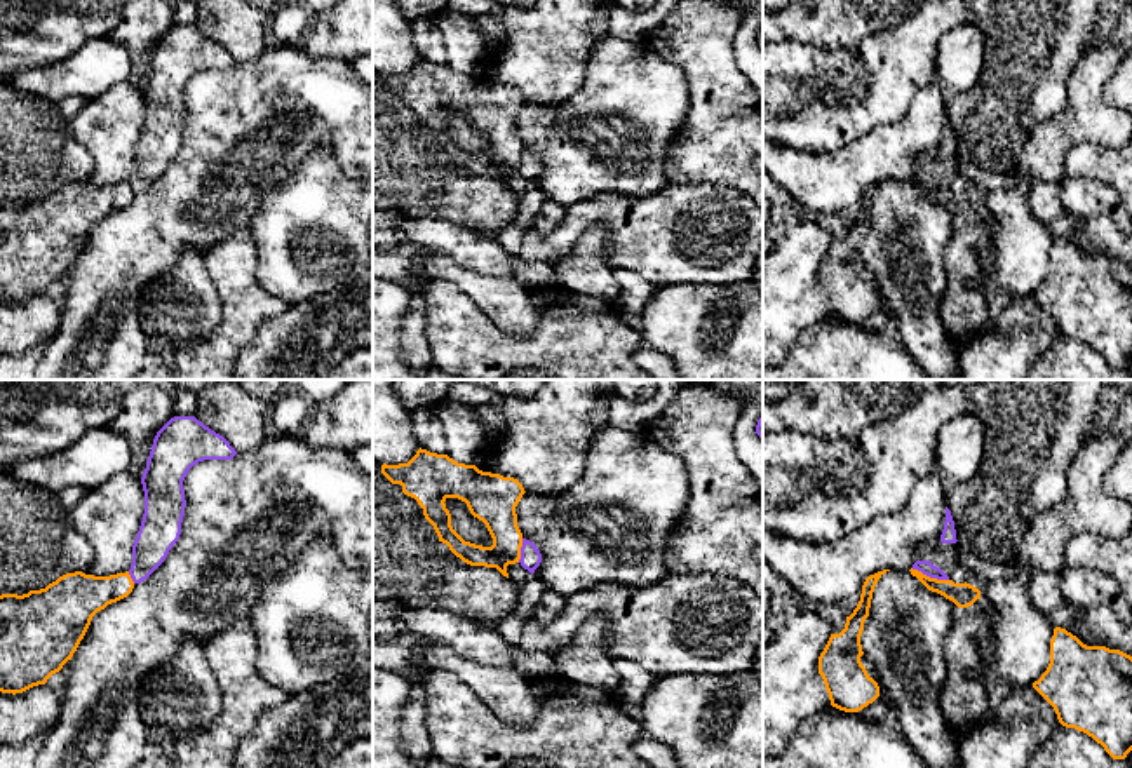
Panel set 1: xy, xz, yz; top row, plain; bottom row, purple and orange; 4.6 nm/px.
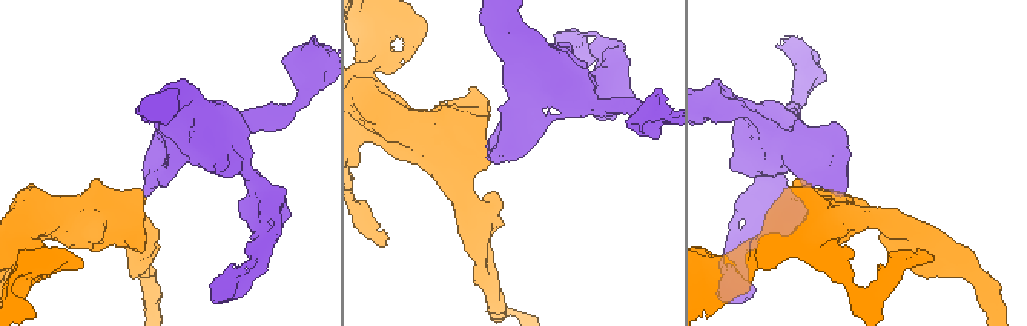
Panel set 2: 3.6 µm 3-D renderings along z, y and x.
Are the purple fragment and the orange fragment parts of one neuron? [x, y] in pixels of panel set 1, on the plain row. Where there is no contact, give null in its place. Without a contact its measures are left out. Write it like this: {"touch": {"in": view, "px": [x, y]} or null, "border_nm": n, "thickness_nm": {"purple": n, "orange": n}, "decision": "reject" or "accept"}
{"touch": {"in": "yz", "px": [930, 187]}, "border_nm": 190, "thickness_nm": {"purple": 70, "orange": 110}, "decision": "reject"}

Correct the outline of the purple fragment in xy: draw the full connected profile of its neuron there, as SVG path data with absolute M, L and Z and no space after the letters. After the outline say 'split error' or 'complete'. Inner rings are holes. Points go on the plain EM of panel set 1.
M174 26L157 42L141 87L145 124L129 179L134 193L146 190L179 150L188 80L199 71L232 70L235 64L223 45L195 26Z | complete

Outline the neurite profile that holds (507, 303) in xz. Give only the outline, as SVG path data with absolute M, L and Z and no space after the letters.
M418 253L414 272L427 282L456 284L502 331L528 336L538 322L540 315L531 291L517 280L503 280L468 270L442 253Z

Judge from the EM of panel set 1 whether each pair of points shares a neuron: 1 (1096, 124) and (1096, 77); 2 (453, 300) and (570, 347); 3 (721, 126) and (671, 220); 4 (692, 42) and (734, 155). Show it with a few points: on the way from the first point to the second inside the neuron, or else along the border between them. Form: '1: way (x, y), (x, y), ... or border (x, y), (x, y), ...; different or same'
1: way (1096, 112), (1096, 89); same
2: way (479, 330), (497, 347), (540, 347); same
3: border (671, 181), (721, 183), (730, 188); different
4: way (711, 70), (723, 100), (727, 128); same

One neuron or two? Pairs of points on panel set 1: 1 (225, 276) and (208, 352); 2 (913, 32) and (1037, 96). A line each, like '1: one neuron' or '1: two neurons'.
1: one neuron
2: two neurons

